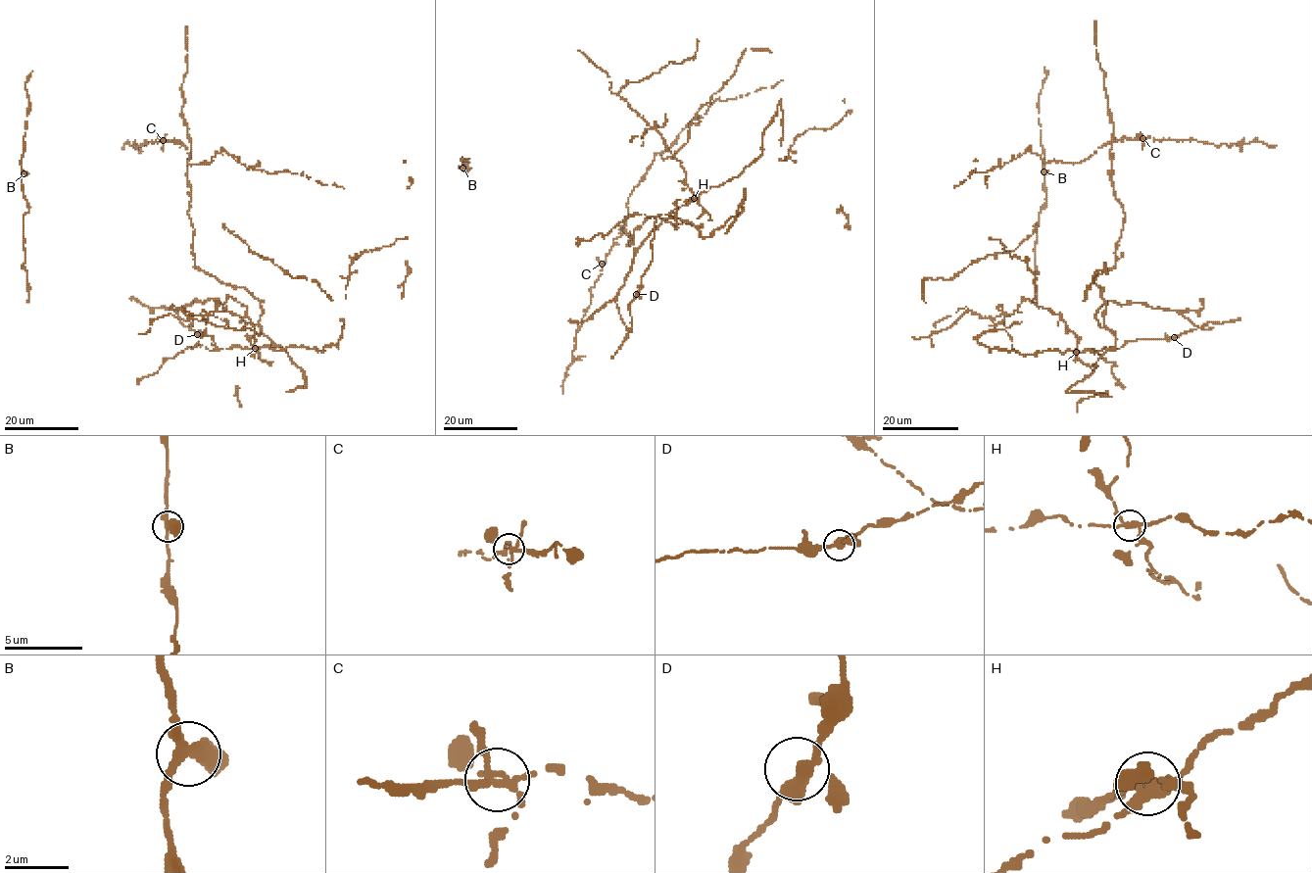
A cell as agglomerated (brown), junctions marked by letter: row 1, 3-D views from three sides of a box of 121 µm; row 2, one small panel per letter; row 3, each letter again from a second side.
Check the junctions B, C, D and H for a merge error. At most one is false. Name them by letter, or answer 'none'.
H

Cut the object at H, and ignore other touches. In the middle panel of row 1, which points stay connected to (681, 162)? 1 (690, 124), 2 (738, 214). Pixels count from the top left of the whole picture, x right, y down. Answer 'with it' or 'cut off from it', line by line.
1: cut off from it
2: cut off from it

